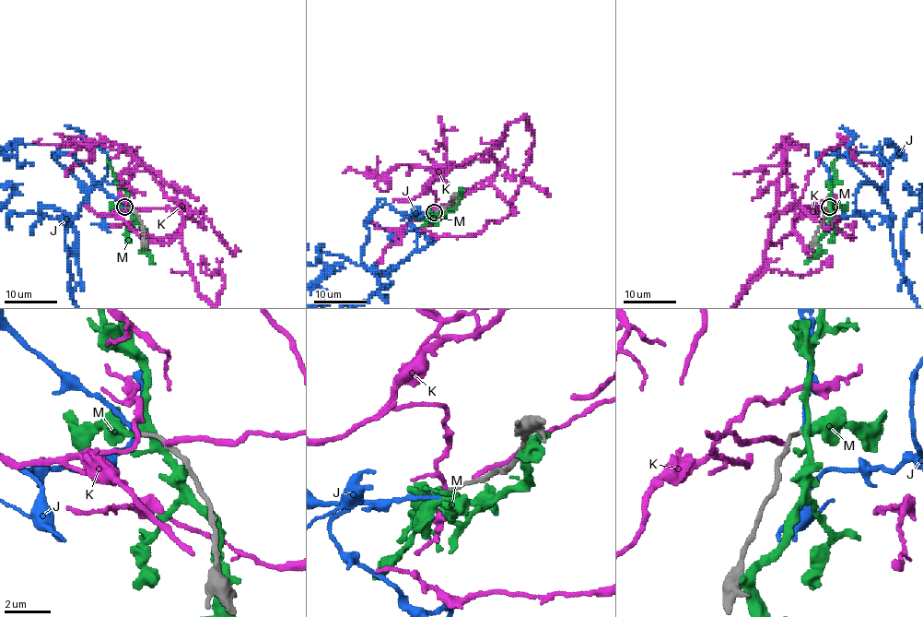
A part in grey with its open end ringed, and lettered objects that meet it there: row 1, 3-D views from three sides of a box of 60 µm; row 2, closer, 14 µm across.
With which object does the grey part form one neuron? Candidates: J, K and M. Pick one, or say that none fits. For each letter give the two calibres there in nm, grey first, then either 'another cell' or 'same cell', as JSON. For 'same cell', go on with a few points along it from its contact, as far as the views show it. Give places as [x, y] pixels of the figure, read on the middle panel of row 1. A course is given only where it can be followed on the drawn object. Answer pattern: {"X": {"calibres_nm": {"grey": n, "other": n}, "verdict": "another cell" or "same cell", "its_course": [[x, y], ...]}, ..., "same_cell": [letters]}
{"J": {"calibres_nm": {"grey": 170, "other": 160}, "verdict": "same cell"}, "K": {"calibres_nm": {"grey": 180, "other": 240}, "verdict": "another cell"}, "M": {"calibres_nm": {"grey": 180, "other": 280}, "verdict": "another cell"}, "same_cell": ["J"]}

